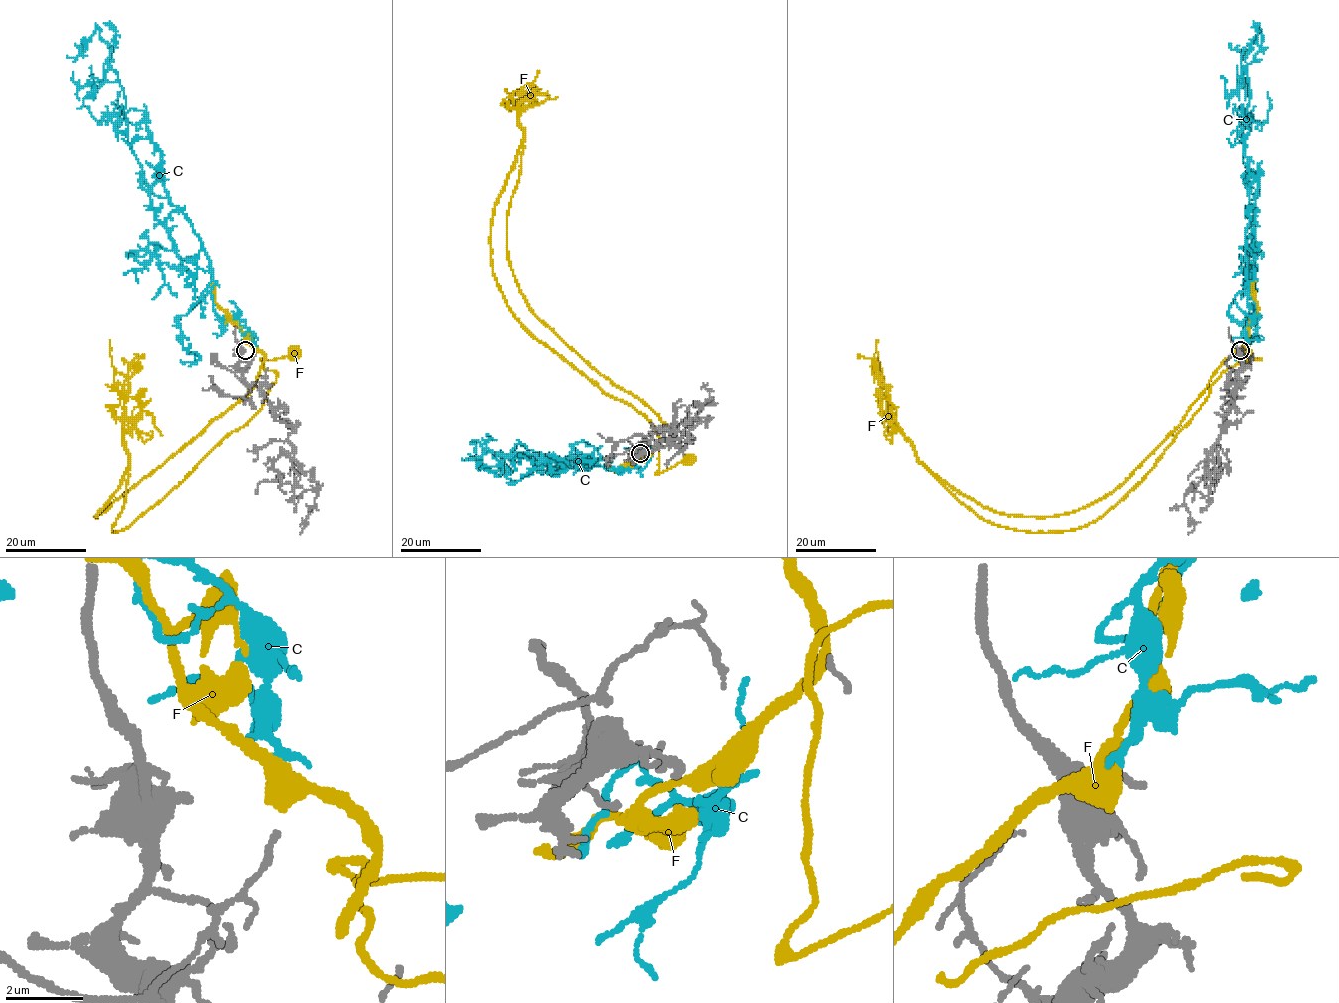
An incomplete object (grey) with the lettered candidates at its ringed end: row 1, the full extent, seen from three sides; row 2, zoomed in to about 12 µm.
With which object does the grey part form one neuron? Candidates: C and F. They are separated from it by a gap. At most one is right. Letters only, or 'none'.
C

